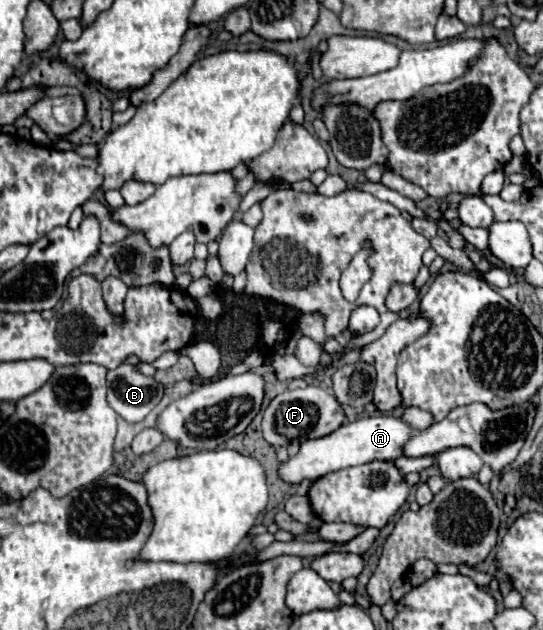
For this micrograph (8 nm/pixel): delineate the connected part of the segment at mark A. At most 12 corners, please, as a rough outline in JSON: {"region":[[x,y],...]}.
{"region":[[366,417],[308,439],[280,463],[284,483],[402,457],[414,429]]}

